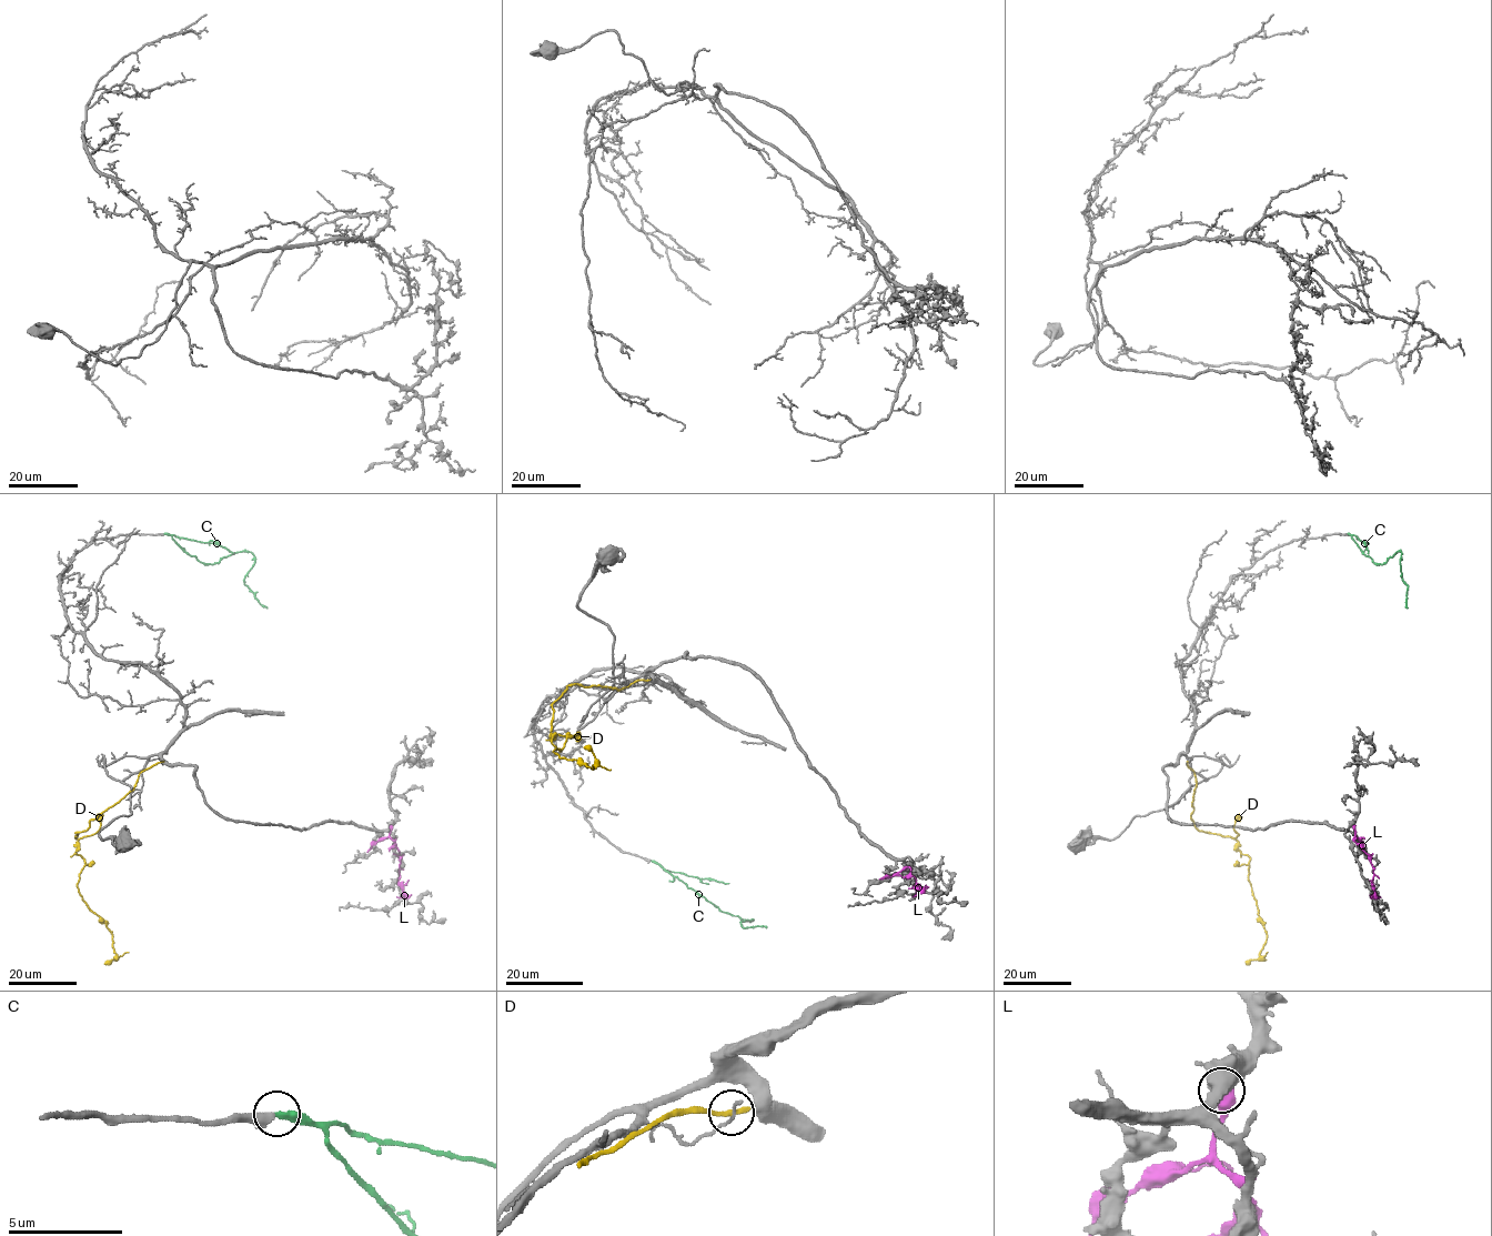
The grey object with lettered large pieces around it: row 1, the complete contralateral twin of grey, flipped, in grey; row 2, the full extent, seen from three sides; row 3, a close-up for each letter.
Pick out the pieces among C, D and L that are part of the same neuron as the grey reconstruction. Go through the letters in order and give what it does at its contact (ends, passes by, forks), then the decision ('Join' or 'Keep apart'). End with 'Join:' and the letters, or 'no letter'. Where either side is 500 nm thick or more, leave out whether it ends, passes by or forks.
C: It ends there. Join
D: It ends there. Keep apart
L: Keep apart
Join: C

